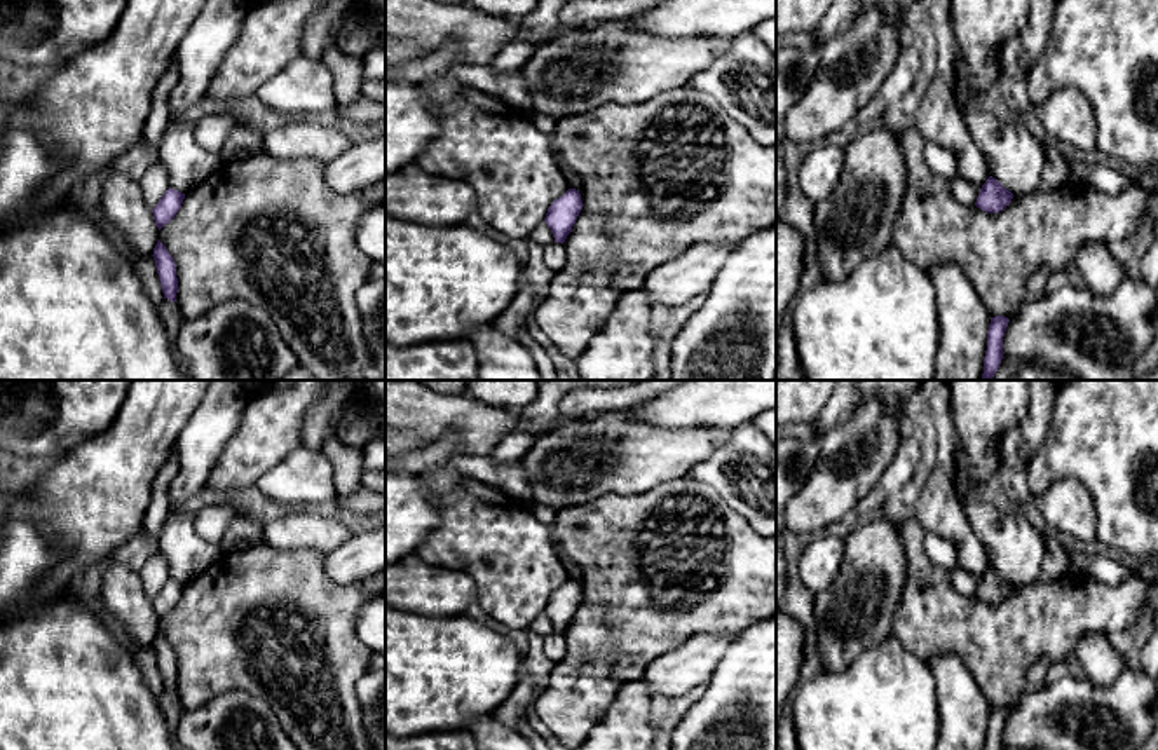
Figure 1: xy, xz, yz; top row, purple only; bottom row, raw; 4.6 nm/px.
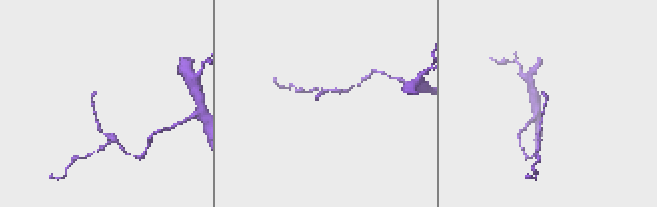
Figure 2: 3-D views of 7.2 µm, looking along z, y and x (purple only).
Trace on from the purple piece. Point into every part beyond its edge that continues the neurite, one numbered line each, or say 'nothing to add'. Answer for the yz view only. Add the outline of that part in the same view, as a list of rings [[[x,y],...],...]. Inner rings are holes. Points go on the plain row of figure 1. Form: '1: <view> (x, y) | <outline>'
nothing to add

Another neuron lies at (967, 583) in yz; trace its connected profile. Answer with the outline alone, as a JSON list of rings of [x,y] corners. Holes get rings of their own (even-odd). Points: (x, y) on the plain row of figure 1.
[[[956,567],[947,570],[947,579],[961,595],[975,597],[982,577]]]

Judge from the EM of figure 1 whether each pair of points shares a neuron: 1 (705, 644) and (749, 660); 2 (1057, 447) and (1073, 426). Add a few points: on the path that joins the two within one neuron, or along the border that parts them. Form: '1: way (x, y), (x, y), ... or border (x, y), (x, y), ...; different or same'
1: border (738, 634), (703, 686); different
2: way (1062, 442), (1073, 431); same

